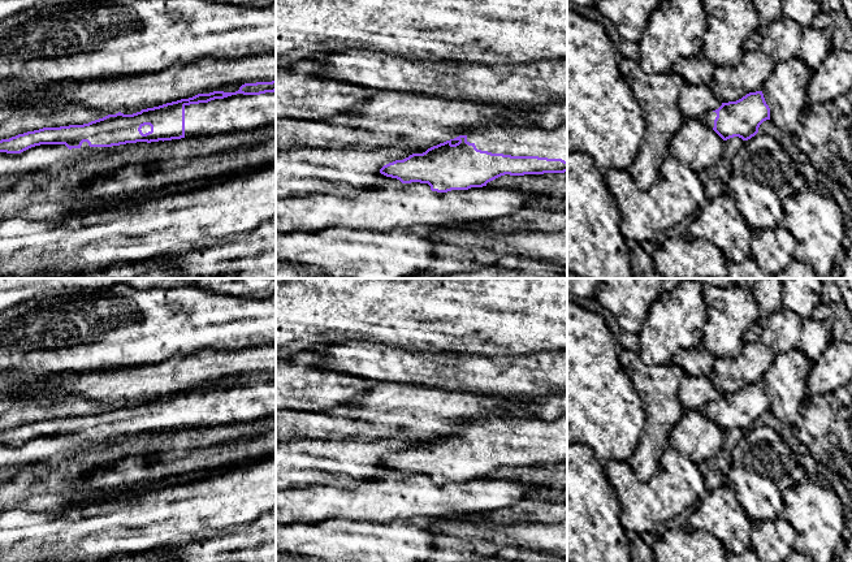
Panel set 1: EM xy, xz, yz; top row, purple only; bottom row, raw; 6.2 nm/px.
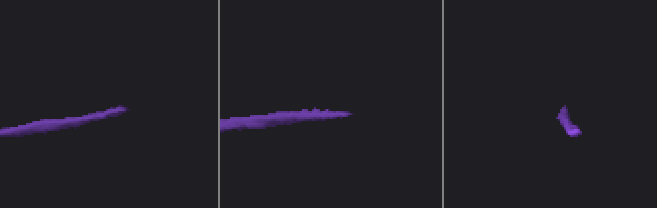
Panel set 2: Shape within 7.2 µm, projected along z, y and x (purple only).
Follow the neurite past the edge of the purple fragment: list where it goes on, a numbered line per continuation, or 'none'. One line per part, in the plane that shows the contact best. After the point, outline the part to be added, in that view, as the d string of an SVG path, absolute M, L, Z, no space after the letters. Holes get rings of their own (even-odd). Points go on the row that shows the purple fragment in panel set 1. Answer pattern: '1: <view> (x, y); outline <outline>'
1: xy (239, 112); outline M276 91L237 94L185 105L185 137L220 135L276 125Z

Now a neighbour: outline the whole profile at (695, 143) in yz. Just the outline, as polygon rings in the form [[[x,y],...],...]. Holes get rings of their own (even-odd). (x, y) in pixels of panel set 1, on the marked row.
[[[686,118],[670,140],[670,154],[699,174],[722,160],[723,147],[725,140],[699,118]]]

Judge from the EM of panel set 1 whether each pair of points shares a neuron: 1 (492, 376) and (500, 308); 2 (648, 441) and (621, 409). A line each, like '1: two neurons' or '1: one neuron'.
1: two neurons
2: two neurons

